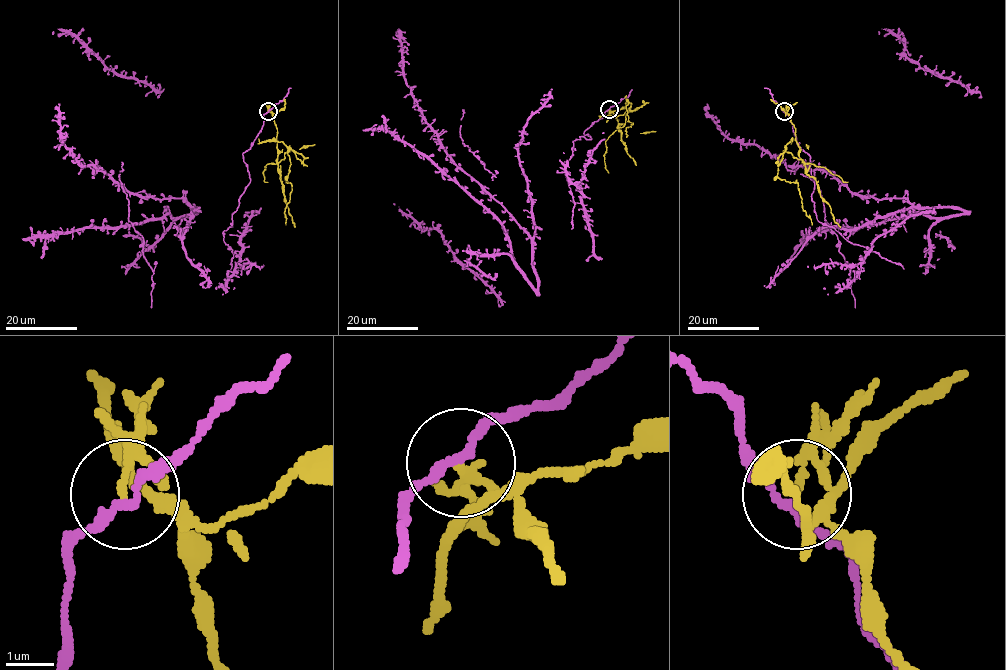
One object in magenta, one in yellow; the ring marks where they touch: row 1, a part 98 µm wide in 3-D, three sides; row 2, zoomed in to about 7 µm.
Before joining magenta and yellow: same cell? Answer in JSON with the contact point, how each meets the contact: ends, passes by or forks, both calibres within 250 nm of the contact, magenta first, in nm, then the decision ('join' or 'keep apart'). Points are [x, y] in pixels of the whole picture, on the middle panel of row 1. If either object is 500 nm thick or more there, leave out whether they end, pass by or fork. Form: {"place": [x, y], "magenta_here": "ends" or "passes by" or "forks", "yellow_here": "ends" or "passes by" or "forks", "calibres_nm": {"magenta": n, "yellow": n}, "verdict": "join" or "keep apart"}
{"place": [609, 109], "magenta_here": "passes by", "yellow_here": "passes by", "calibres_nm": {"magenta": 180, "yellow": 110}, "verdict": "keep apart"}

